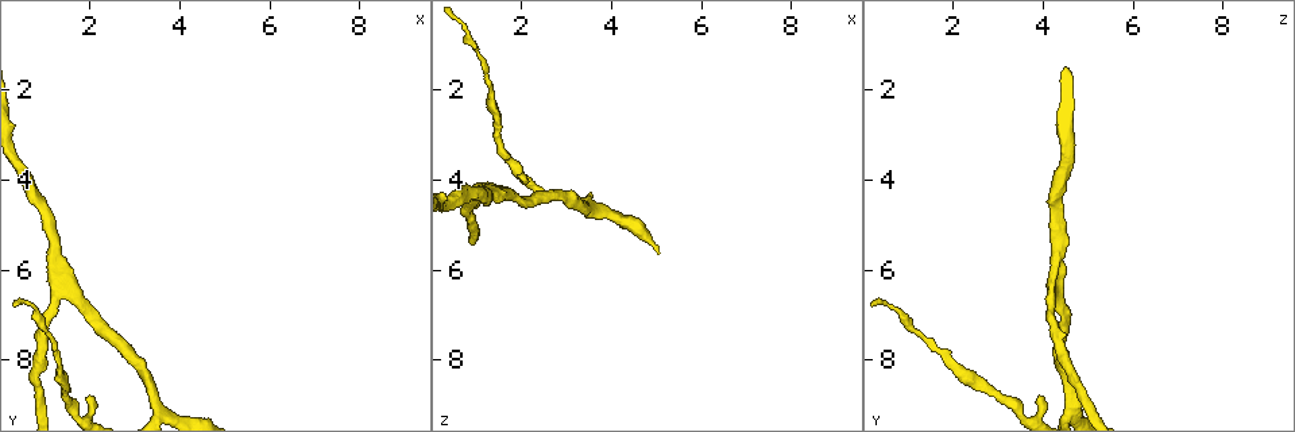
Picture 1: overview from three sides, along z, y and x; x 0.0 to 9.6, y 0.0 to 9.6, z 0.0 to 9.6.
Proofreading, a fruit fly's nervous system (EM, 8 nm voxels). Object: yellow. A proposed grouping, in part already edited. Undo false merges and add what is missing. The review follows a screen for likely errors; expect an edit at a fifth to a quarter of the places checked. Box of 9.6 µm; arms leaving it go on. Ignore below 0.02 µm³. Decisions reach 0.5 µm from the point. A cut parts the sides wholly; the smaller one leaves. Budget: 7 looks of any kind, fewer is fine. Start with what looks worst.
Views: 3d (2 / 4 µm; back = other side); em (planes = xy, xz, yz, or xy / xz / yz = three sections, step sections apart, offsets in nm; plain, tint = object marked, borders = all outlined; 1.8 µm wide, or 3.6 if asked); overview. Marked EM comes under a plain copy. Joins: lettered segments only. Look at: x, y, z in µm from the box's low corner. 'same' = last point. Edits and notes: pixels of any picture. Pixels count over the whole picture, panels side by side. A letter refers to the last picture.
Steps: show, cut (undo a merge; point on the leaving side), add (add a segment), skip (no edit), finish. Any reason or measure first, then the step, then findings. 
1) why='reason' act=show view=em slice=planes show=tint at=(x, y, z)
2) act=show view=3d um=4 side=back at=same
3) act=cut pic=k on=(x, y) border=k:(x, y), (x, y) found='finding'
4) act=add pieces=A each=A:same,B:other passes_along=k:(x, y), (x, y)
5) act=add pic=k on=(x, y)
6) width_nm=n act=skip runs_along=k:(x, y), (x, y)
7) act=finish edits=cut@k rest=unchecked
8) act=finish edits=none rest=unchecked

why='free end' act=show view=em slice=planes show=borders at=(2.00, 8.85, 3.90)

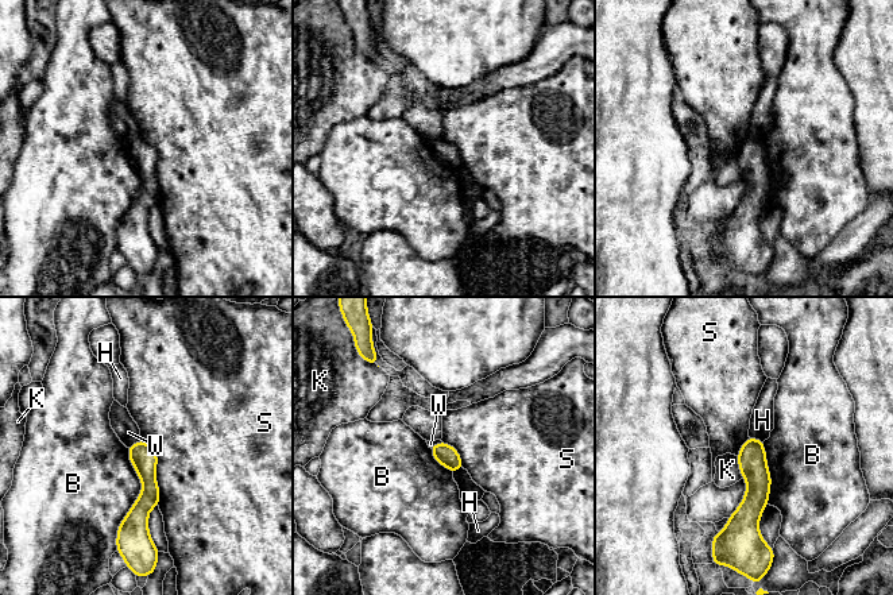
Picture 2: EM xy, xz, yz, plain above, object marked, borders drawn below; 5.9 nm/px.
act=skip each=B:other,H:other,K:other,S:other,W:other found='none of them fits'

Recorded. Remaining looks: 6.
why='sudden change in width' act=show view=3d um=4 at=(1.20, 7.85, 1.85)

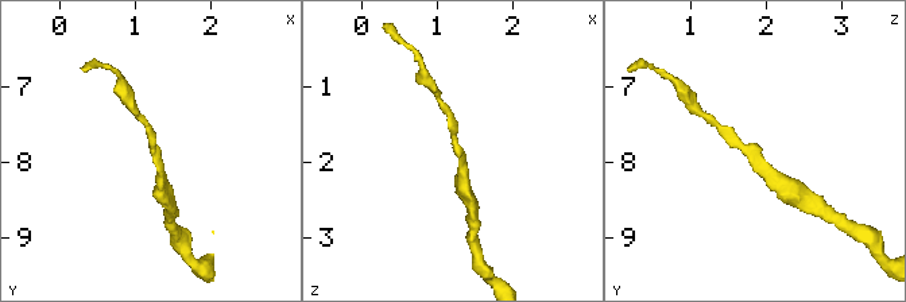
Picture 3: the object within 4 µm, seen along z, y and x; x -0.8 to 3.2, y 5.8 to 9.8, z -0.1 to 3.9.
why='need the tissue' act=show view=em slice=planes show=borders at=(1.30, 7.85, 1.80)

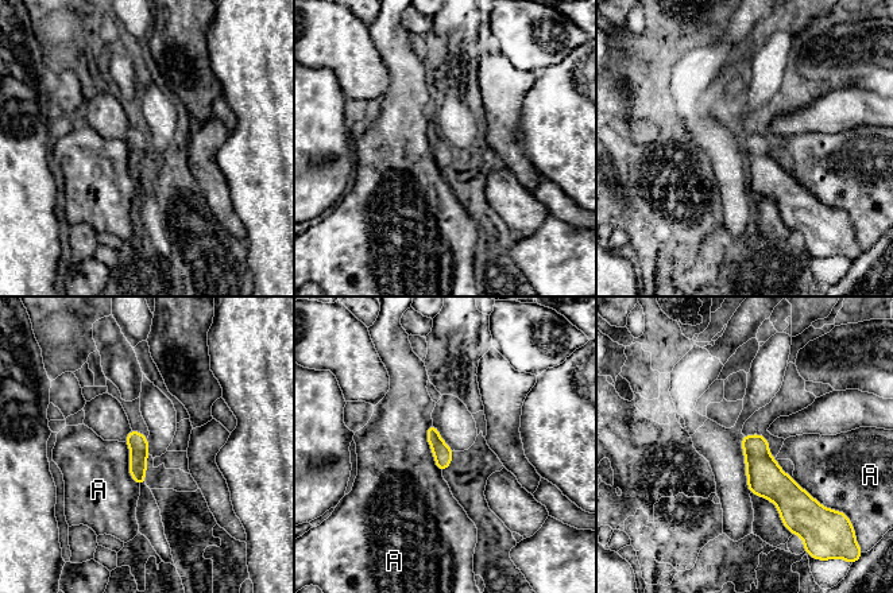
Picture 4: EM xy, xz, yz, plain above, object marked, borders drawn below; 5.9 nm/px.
act=skip each=A:other border=4:(750, 492), (769, 499), (791, 531) found='continuous, no second cell'

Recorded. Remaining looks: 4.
why='free end' act=show view=3d um=2 at=(1.10, 6.15, 4.30)

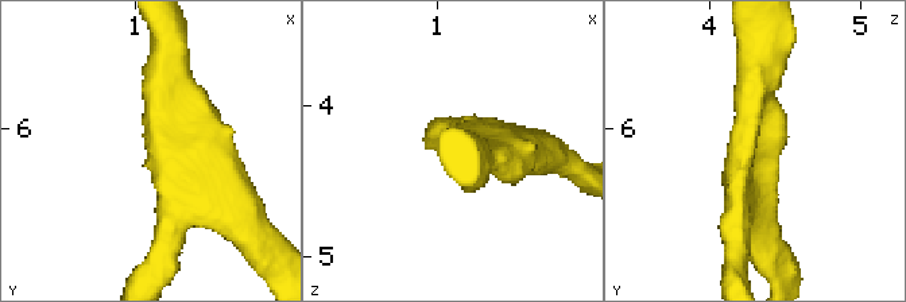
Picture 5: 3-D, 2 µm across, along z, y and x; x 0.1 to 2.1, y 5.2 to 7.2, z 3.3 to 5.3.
why='shape alone is not enough' act=show view=em slice=xy step=8 show=tint at=(1.10, 6.14, 4.28)

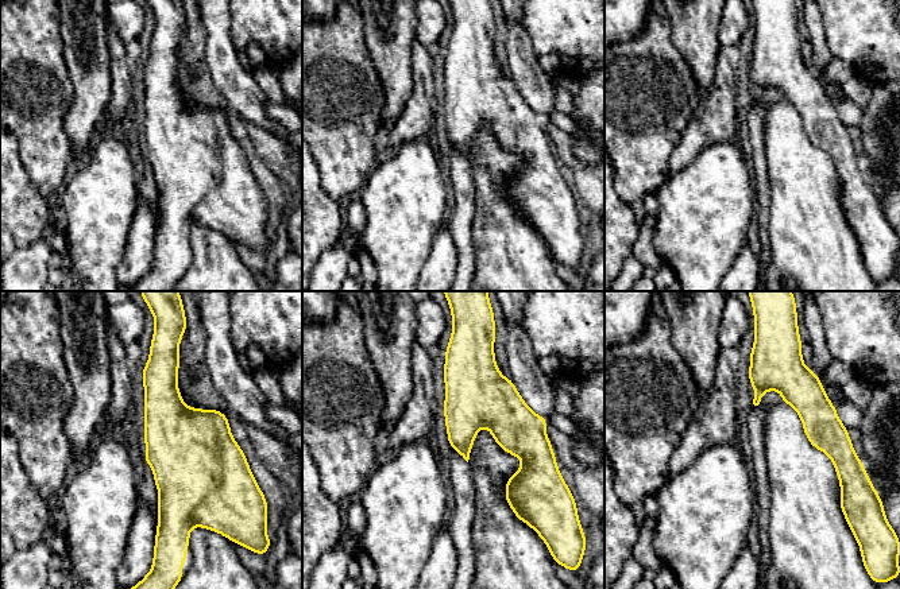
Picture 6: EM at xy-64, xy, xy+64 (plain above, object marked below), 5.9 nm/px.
why='cut it another way' act=show view=em slice=planes show=borders at=same

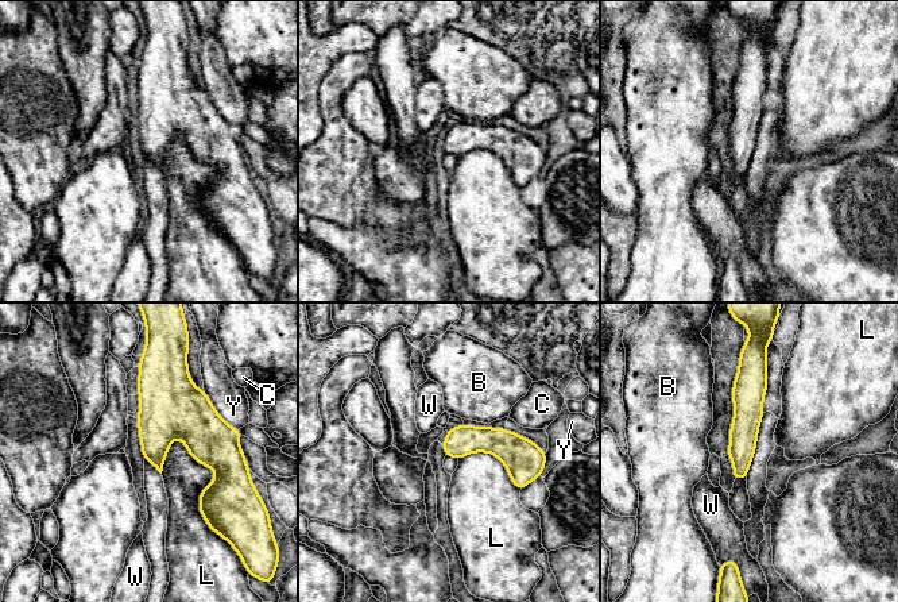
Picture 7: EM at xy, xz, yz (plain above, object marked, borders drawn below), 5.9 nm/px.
width_nm=170 act=skip each=B:other,C:other,L:other,W:other,Y:other border=7:(175, 436), (215, 471), (208, 525) found='no lettered segment goes on from it'

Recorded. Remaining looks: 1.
act=finish edits=none rest=unchecked

